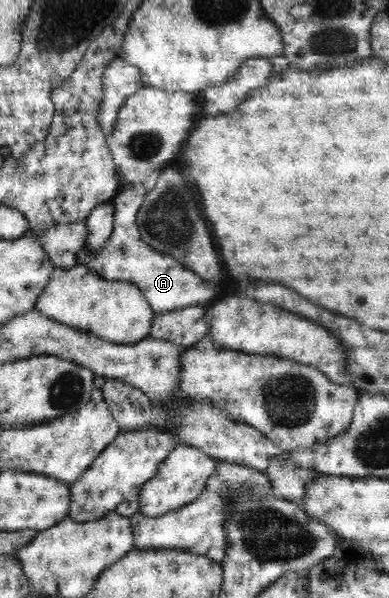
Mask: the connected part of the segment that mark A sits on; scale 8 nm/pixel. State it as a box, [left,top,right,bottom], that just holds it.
[78,184,215,313]

